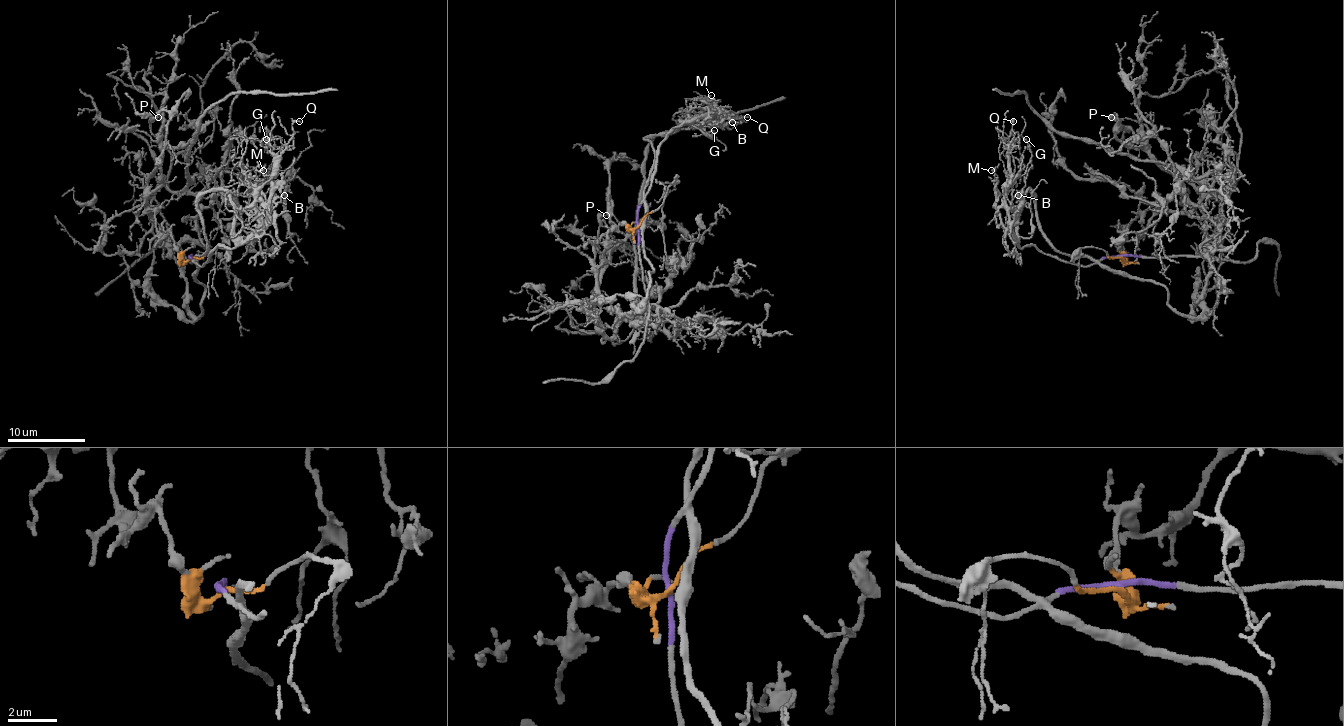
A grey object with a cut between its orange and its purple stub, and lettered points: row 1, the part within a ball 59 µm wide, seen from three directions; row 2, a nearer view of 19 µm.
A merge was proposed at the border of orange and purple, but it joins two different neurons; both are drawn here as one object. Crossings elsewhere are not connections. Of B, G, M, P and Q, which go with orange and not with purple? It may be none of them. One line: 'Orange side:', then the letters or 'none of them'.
Orange side: P

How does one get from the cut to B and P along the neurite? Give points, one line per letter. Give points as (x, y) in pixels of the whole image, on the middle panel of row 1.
B: (637, 225), (637, 206), (647, 192), (659, 145), (678, 126), (713, 114), (721, 116), (721, 124), (732, 122)
P: (639, 225), (612, 229), (598, 268), (595, 305), (598, 274), (608, 256), (598, 248), (598, 221), (606, 215)

